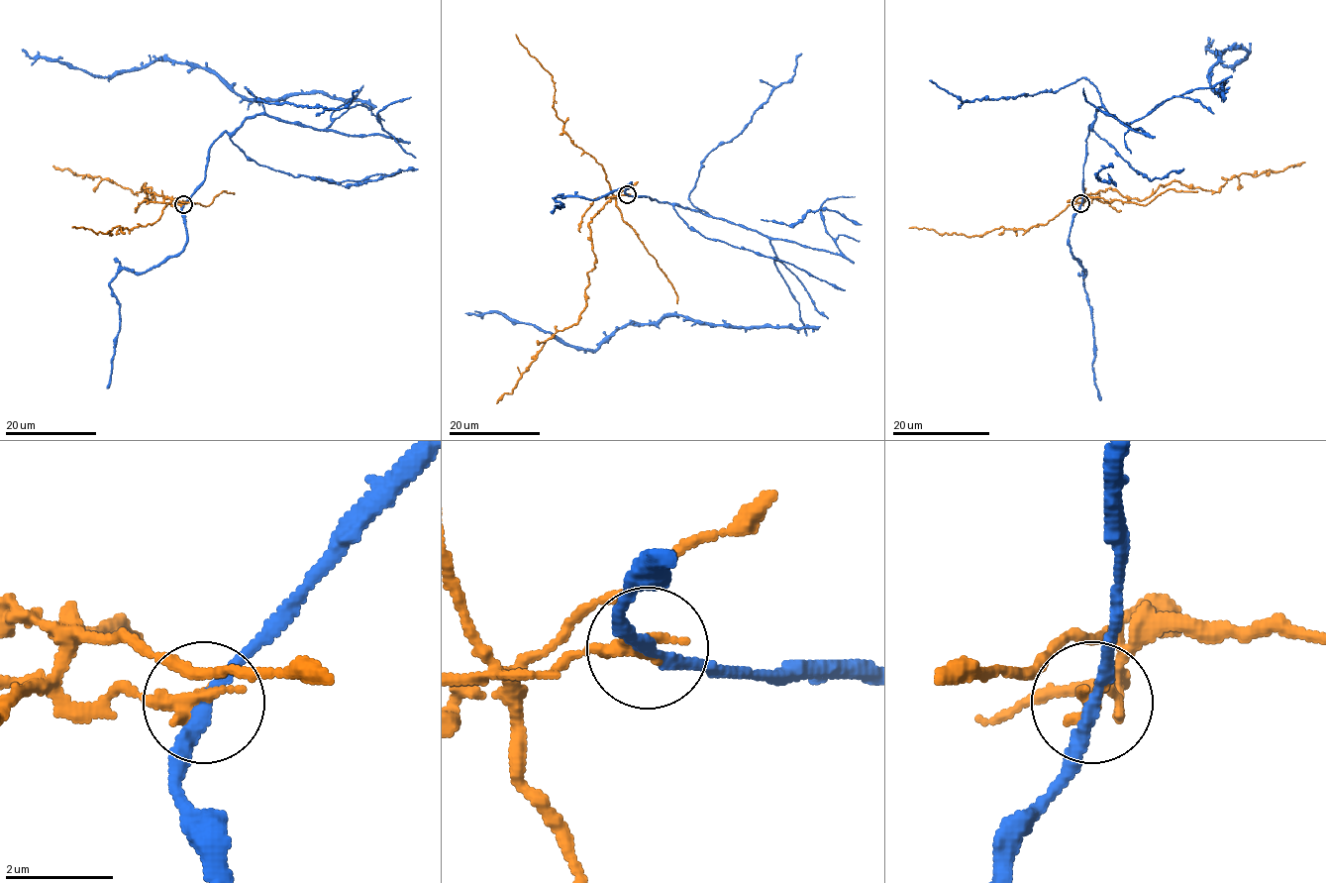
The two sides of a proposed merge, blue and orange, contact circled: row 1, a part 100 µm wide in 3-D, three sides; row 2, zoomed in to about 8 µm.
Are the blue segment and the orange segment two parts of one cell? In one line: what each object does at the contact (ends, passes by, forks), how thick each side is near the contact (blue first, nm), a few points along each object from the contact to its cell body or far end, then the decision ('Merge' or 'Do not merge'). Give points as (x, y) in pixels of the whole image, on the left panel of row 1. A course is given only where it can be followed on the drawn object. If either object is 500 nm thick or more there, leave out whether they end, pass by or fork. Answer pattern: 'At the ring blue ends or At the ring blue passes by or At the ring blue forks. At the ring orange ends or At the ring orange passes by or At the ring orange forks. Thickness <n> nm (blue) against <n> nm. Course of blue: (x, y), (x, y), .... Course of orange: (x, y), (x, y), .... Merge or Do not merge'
At the ring blue passes by. At the ring orange ends. Thickness 240 nm (blue) against 320 nm. Course of blue: (183, 205), (226, 131), (263, 114), (327, 129), (359, 92), (250, 99), (188, 64), (95, 76), (21, 50). Course of orange: (183, 205), (147, 190), (149, 201), (151, 189), (145, 183), (136, 193), (99, 176), (52, 165). Do not merge

